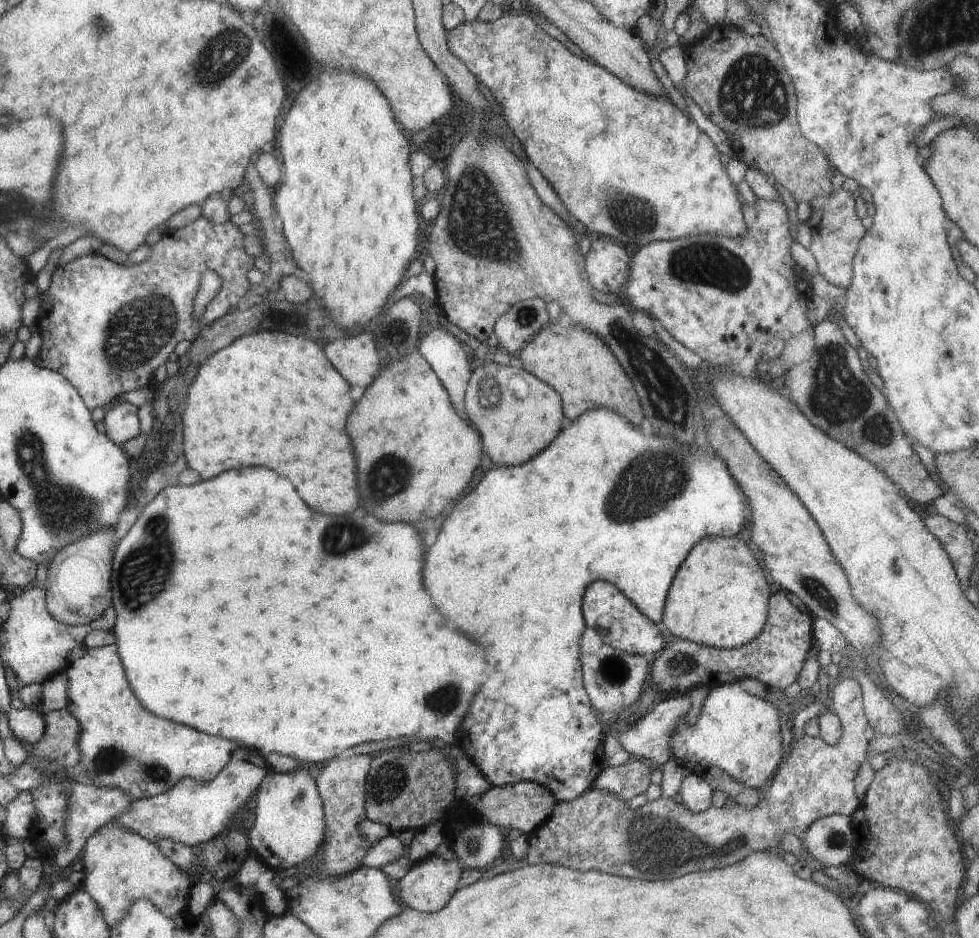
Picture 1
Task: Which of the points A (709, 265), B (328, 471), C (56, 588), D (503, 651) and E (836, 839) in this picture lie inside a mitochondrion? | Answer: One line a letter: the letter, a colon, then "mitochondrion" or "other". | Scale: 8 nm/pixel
A: mitochondrion
B: other
C: other
D: other
E: mitochondrion

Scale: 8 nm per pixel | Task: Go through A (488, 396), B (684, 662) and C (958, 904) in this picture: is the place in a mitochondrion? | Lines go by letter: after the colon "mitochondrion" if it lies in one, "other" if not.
A: mitochondrion
B: mitochondrion
C: other

